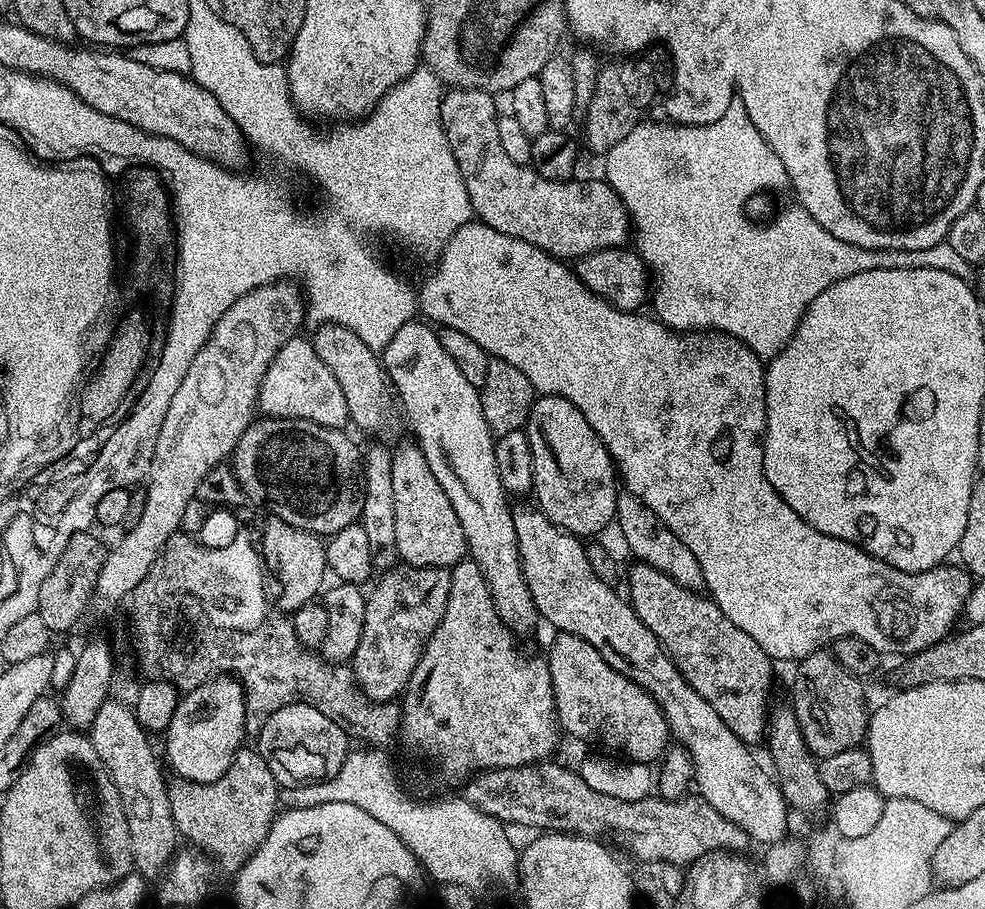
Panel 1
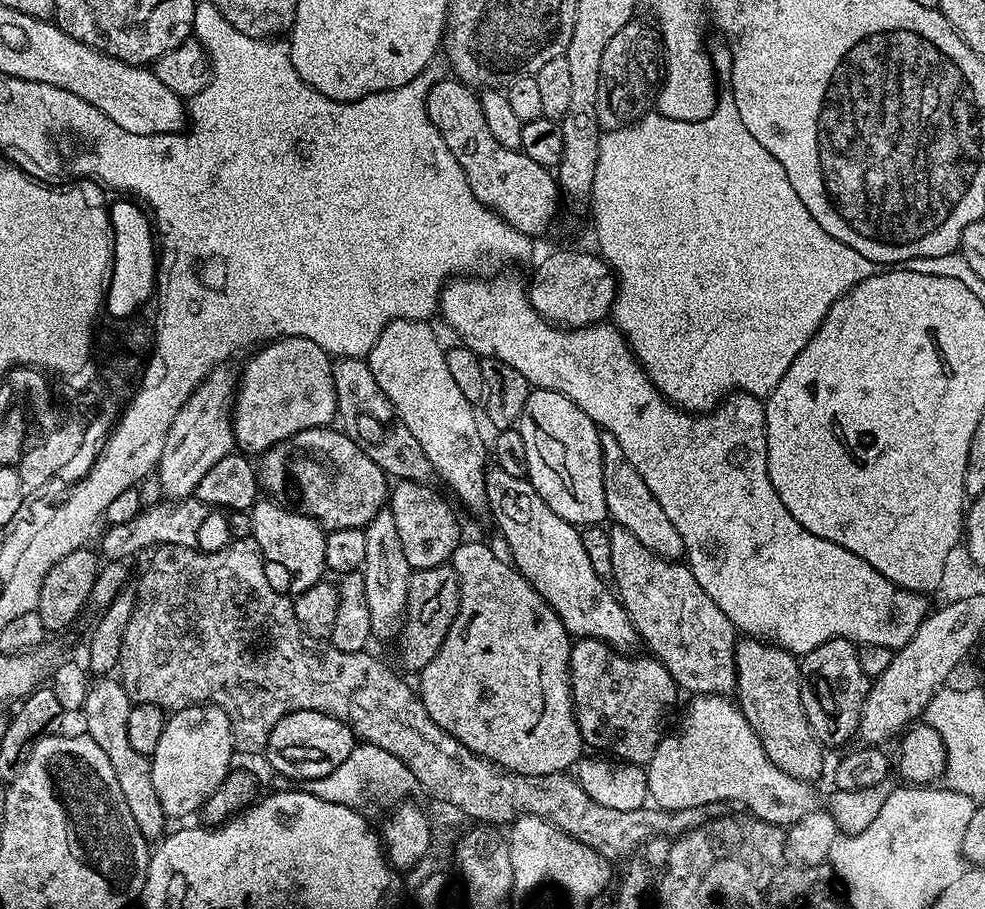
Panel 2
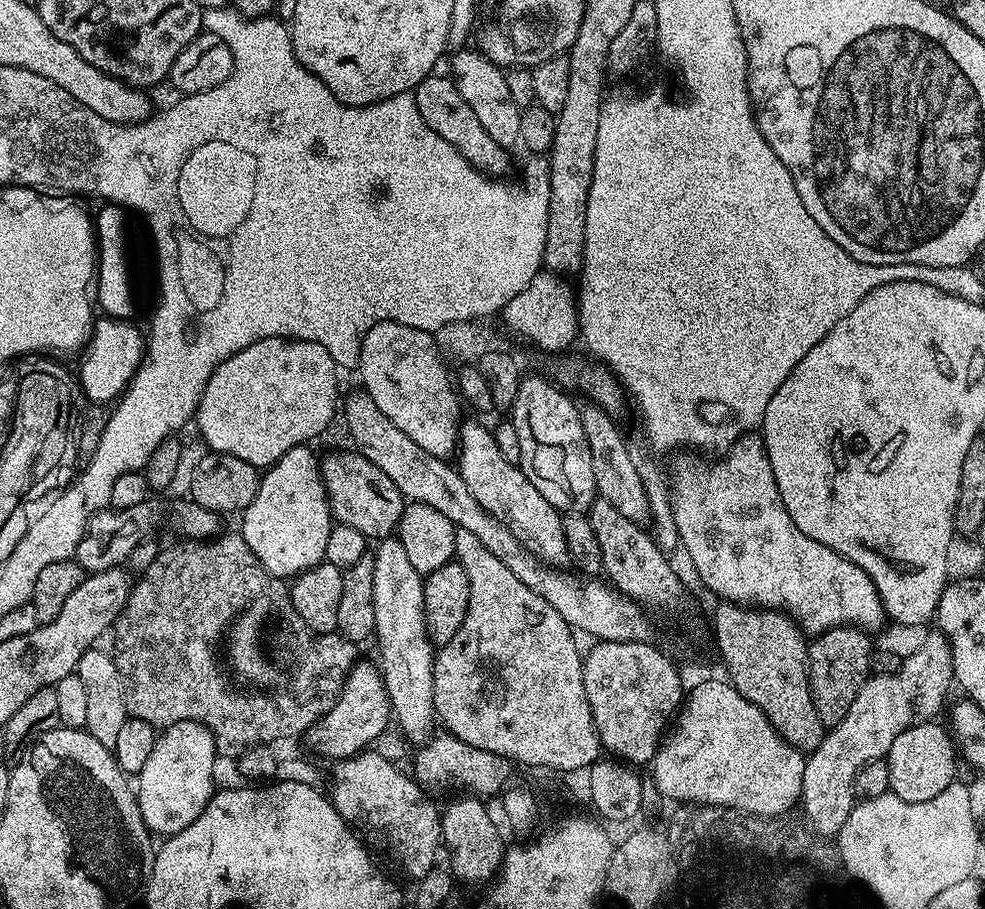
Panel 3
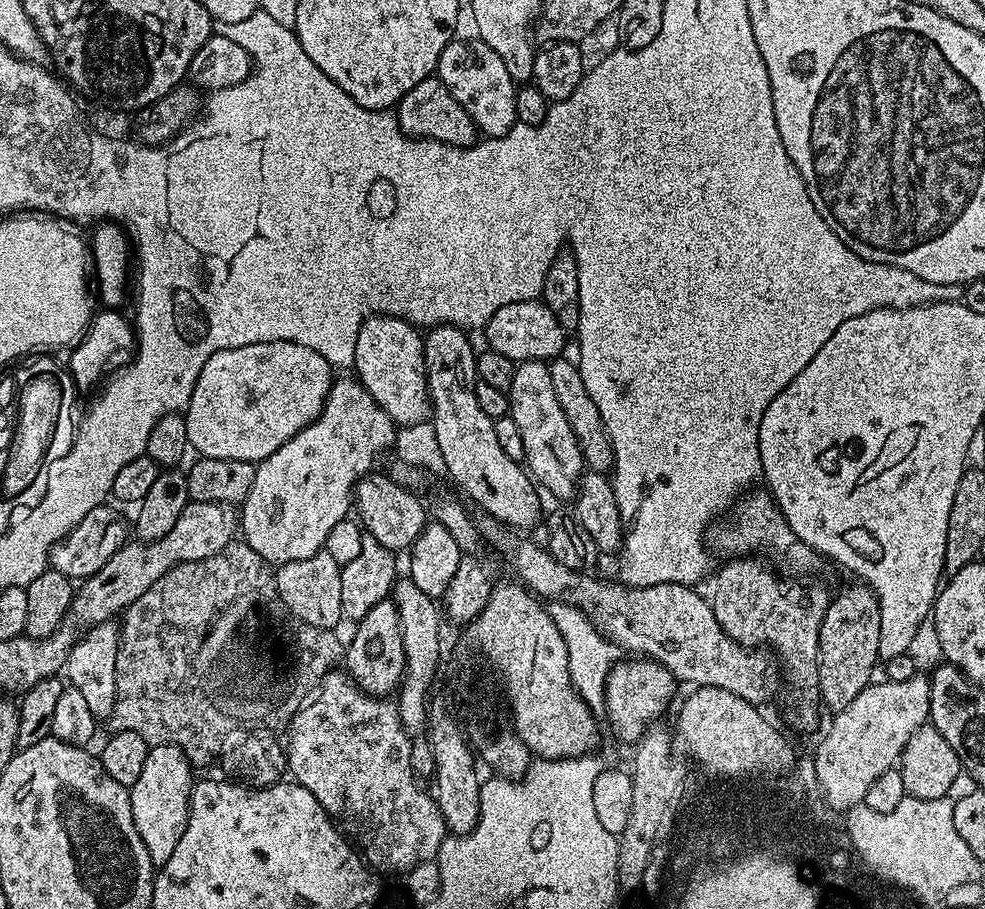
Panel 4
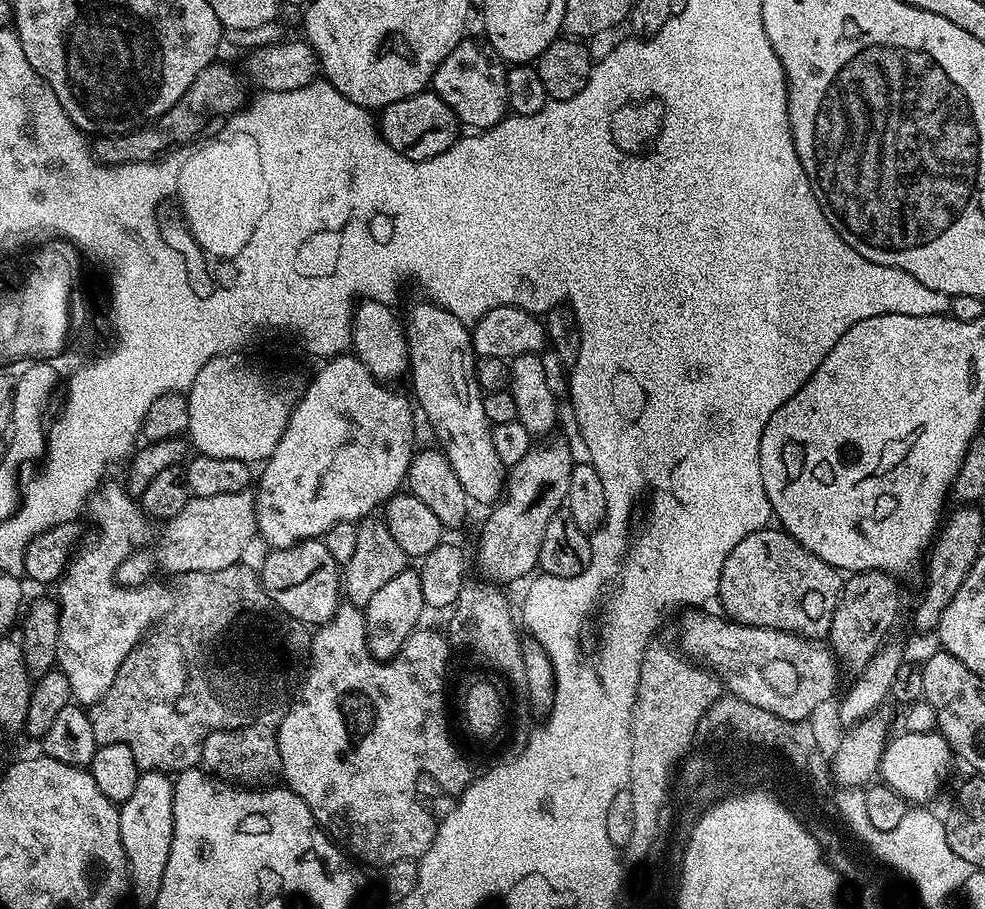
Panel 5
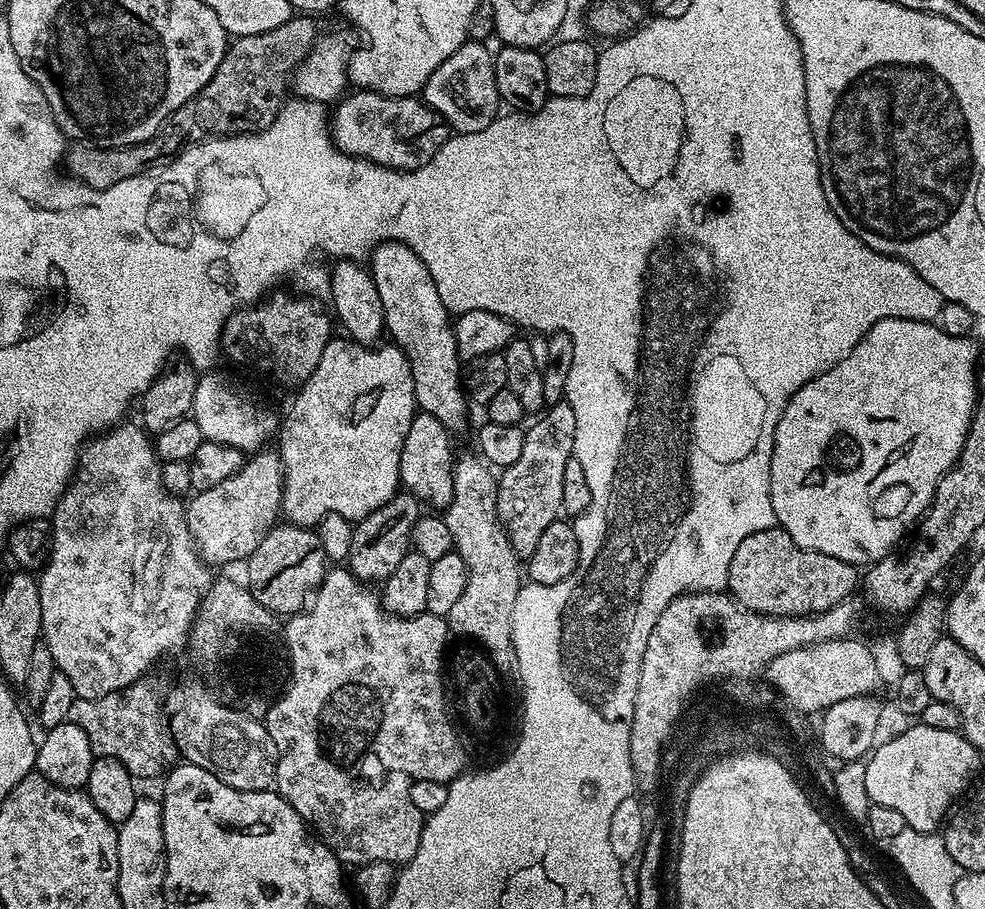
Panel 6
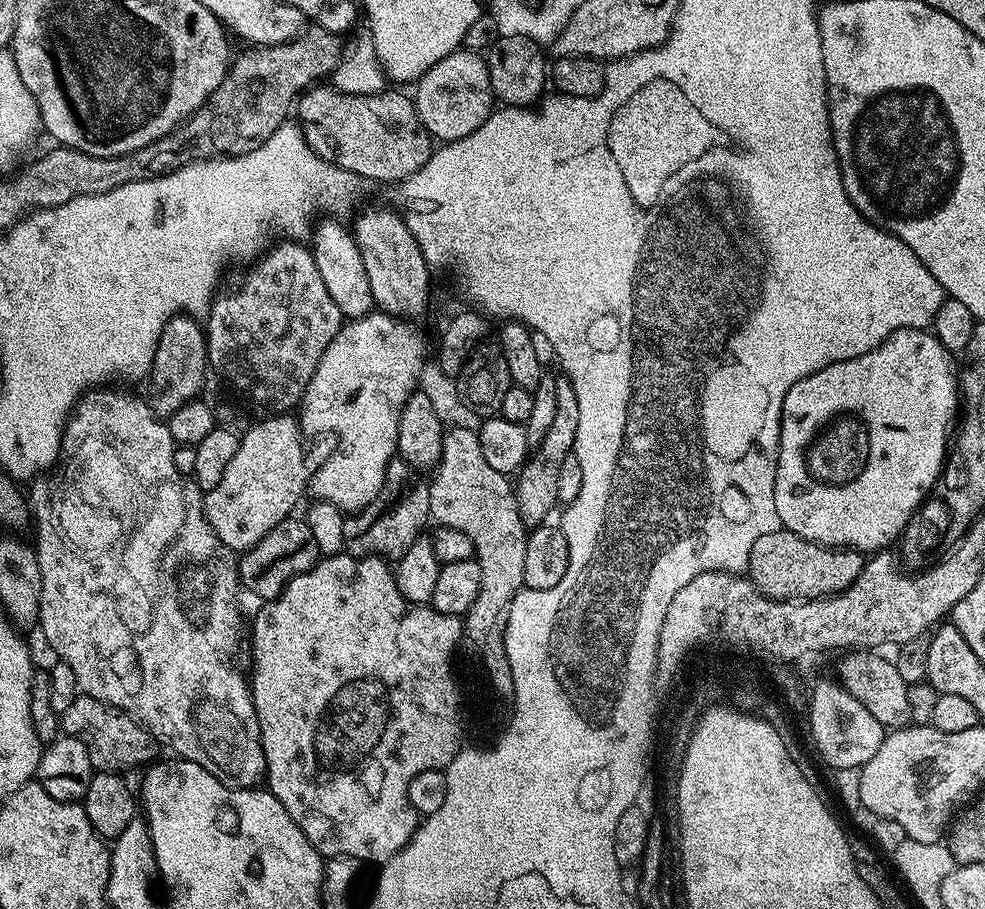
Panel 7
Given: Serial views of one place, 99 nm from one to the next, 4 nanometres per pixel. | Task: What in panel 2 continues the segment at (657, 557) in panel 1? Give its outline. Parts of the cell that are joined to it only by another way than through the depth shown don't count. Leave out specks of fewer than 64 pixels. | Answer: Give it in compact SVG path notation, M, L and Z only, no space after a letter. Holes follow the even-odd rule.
M603 431L600 445L603 456L603 489L606 490L609 517L613 521L616 519L615 523L619 527L630 530L630 534L634 534L634 538L638 538L638 542L642 542L646 550L654 550L654 554L667 560L679 561L684 556L682 534L674 530L674 522L666 518L666 510L658 506L658 498L650 494L650 486L646 486L646 482L642 481L642 476L634 470L634 466L623 453L622 446L615 441L612 434Z

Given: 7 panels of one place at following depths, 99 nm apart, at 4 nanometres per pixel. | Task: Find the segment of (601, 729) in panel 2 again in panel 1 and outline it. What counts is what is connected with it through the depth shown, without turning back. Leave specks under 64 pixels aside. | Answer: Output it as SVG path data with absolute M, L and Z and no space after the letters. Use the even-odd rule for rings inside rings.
M569 632L553 637L552 645L546 651L546 659L559 727L576 740L601 744L604 747L601 749L637 760L640 764L651 765L652 760L660 760L669 747L670 733L662 710L649 692L618 674L618 670L608 665L606 658L590 646L590 642Z

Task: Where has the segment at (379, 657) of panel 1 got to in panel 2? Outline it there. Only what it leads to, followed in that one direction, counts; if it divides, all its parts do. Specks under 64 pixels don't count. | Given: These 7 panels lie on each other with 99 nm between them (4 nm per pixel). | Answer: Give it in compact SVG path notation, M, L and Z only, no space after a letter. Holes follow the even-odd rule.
M451 563L418 568L409 578L408 602L405 606L402 627L398 633L400 640L400 660L412 671L419 673L445 641L445 636L458 614L460 587Z

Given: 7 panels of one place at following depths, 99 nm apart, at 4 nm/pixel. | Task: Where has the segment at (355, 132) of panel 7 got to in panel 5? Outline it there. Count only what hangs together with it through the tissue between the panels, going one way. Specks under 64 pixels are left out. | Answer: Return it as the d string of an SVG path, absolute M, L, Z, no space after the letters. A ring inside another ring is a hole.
M431 90L383 108L378 116L378 127L384 141L398 150L398 154L411 160L425 160L442 154L462 135L462 125L454 110L450 110L450 106L446 106L446 102L442 102L442 98Z

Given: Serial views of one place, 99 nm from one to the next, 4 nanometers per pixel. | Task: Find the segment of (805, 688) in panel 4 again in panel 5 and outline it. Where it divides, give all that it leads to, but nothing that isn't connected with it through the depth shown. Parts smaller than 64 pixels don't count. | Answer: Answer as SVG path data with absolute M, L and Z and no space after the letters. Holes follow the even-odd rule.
M769 526L742 538L722 566L720 595L723 615L738 624L795 632L808 640L823 641L844 589L840 569L810 554L779 526Z

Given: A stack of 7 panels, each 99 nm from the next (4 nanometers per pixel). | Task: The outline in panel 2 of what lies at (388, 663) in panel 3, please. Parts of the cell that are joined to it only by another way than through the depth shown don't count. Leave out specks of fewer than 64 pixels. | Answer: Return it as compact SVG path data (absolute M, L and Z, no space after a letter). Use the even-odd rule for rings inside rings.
M390 508L381 509L365 528L366 555L361 572L366 582L366 598L370 607L371 630L373 637L392 639L399 633L408 602L409 578L412 569L403 553L399 541L398 526L395 525Z

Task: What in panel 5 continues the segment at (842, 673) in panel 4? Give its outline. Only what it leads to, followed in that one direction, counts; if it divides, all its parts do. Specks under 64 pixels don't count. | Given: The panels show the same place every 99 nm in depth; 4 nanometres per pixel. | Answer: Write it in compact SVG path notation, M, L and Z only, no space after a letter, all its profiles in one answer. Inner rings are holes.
M891 572L851 573L844 581L834 618L830 622L827 643L836 654L839 667L848 672L860 672L876 656L884 644L888 631L900 616L900 584Z

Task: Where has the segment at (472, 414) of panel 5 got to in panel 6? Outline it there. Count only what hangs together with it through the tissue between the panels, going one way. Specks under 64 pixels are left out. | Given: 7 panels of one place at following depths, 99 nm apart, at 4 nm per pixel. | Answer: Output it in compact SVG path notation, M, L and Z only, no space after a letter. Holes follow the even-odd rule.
M388 240L372 250L370 271L374 286L378 286L378 298L382 298L387 335L410 362L417 409L438 418L447 429L455 429L455 424L463 422L464 411L470 404L462 383L462 361L454 342L454 320L442 298L438 298L438 286L434 286L426 262L410 246Z

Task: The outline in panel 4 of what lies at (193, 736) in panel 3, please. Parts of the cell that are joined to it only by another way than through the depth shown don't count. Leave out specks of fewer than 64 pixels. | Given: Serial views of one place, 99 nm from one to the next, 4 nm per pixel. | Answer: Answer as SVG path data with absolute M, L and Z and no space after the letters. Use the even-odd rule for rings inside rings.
M153 744L146 754L138 782L134 782L130 789L130 810L134 812L134 826L138 828L138 838L142 838L150 854L153 869L158 870L170 862L170 854L174 854L174 846L178 846L182 830L186 830L194 783L192 771L193 765L176 744Z

